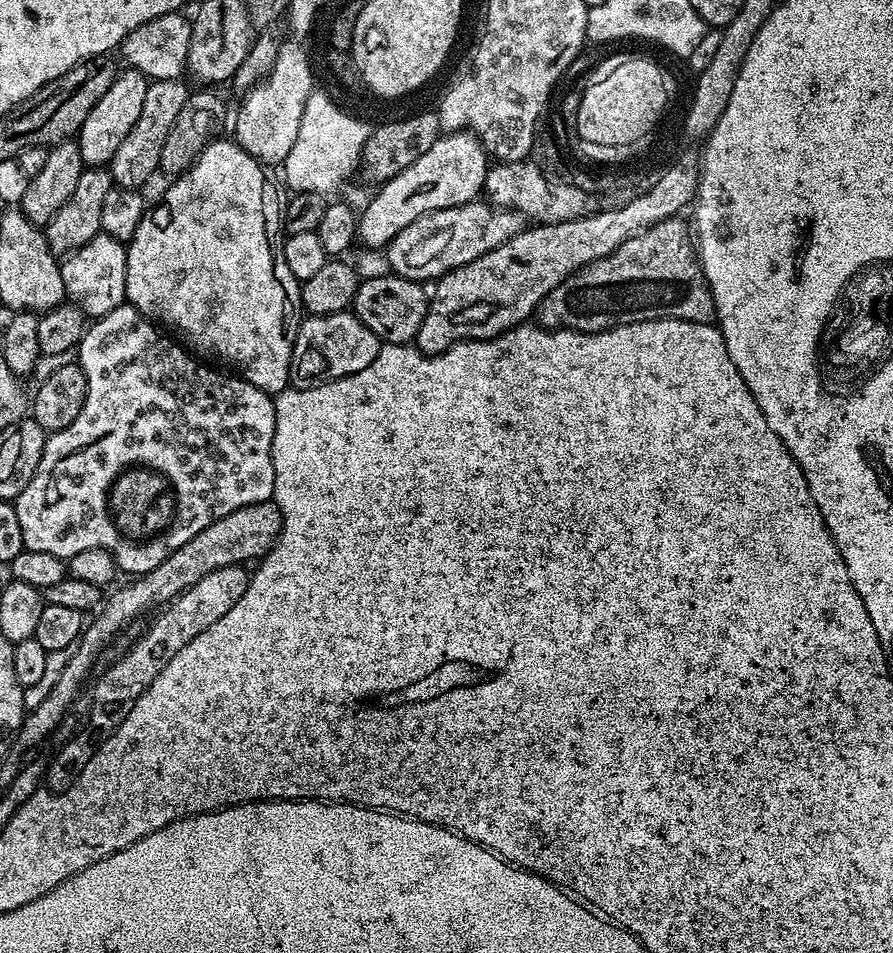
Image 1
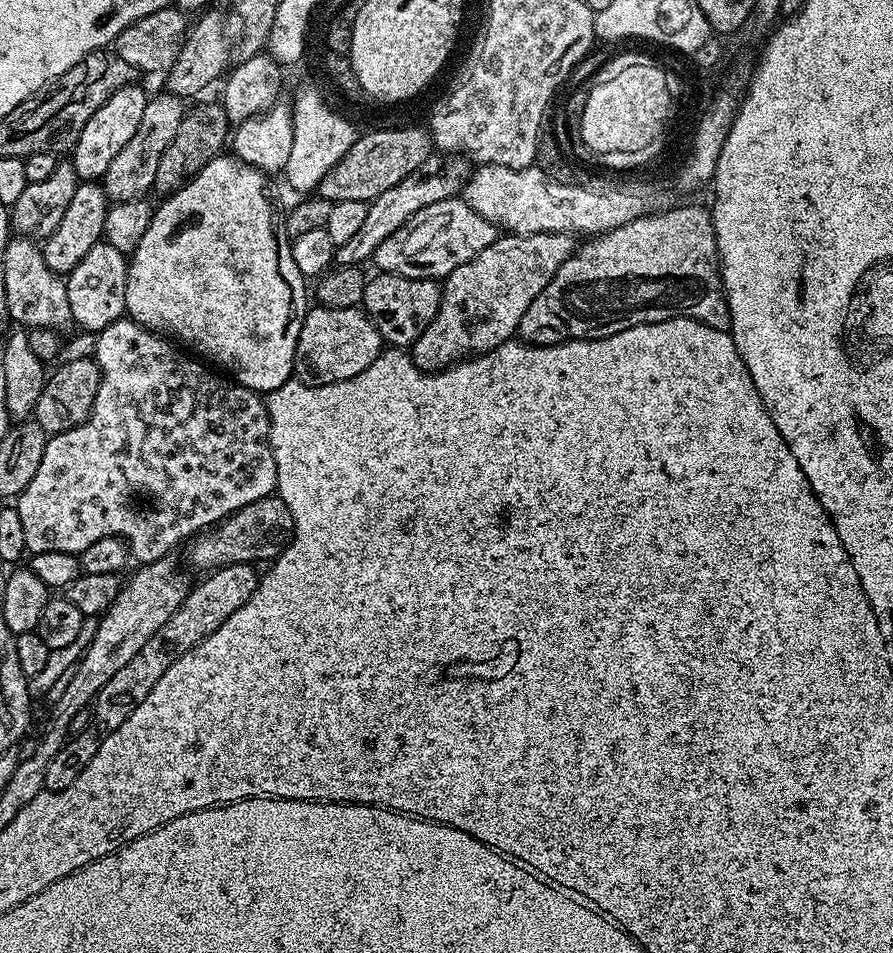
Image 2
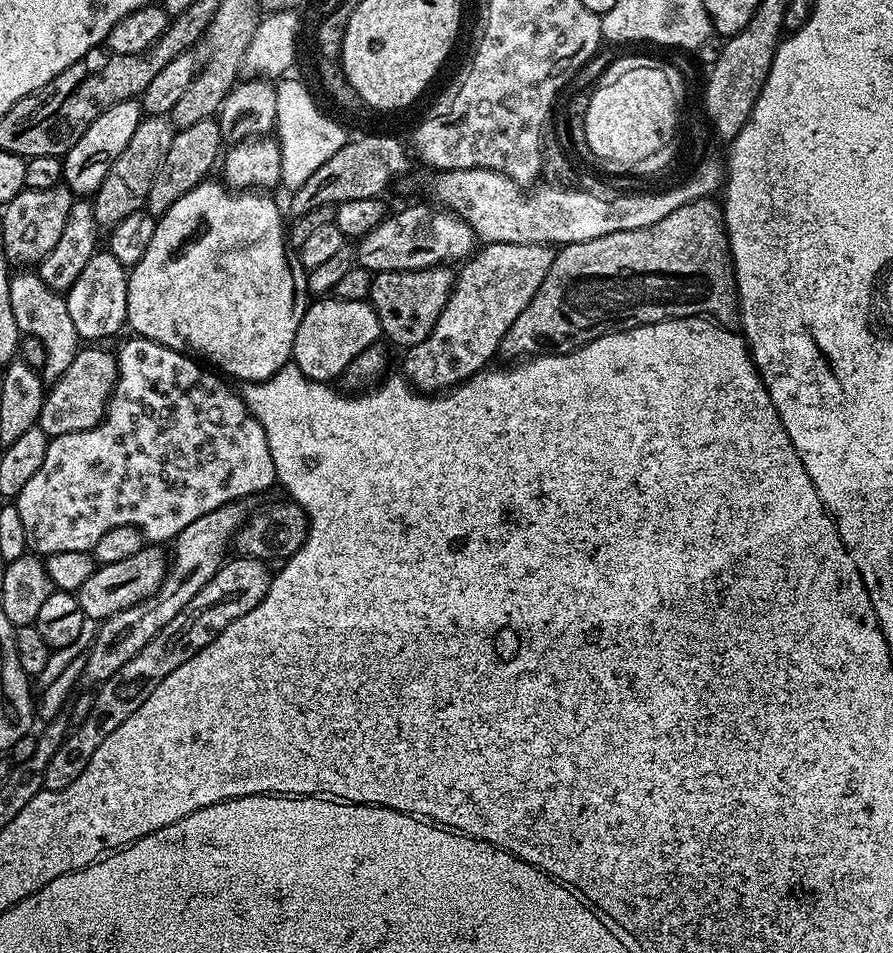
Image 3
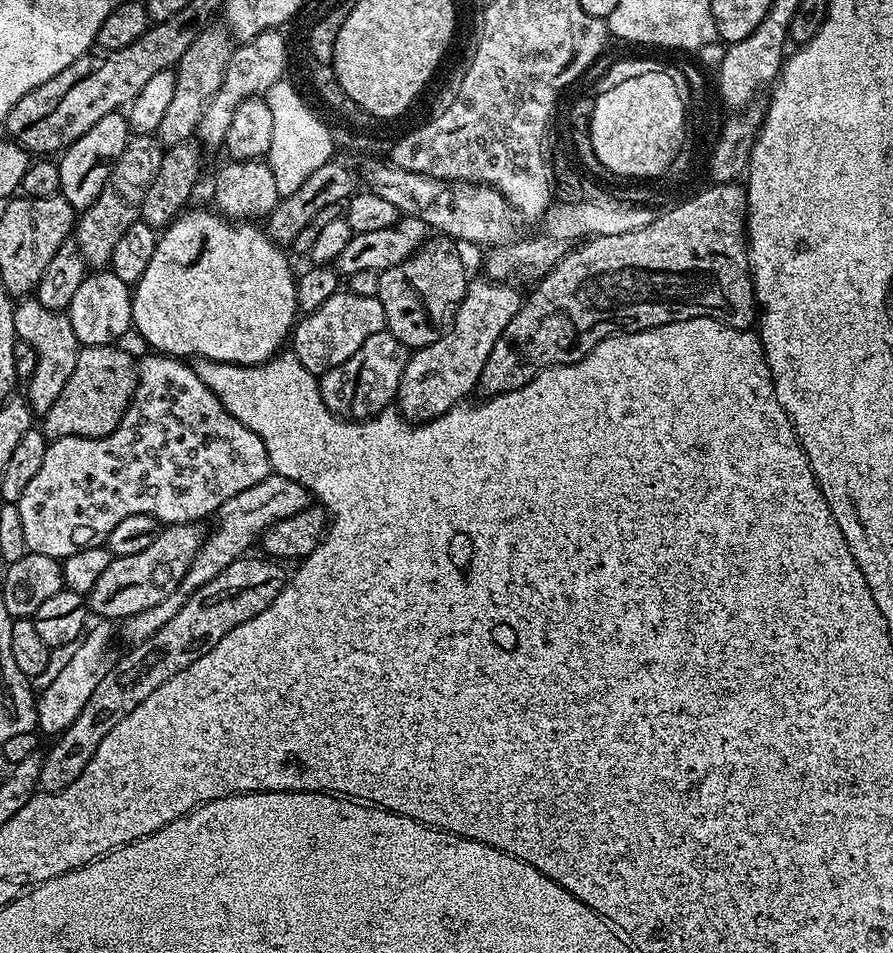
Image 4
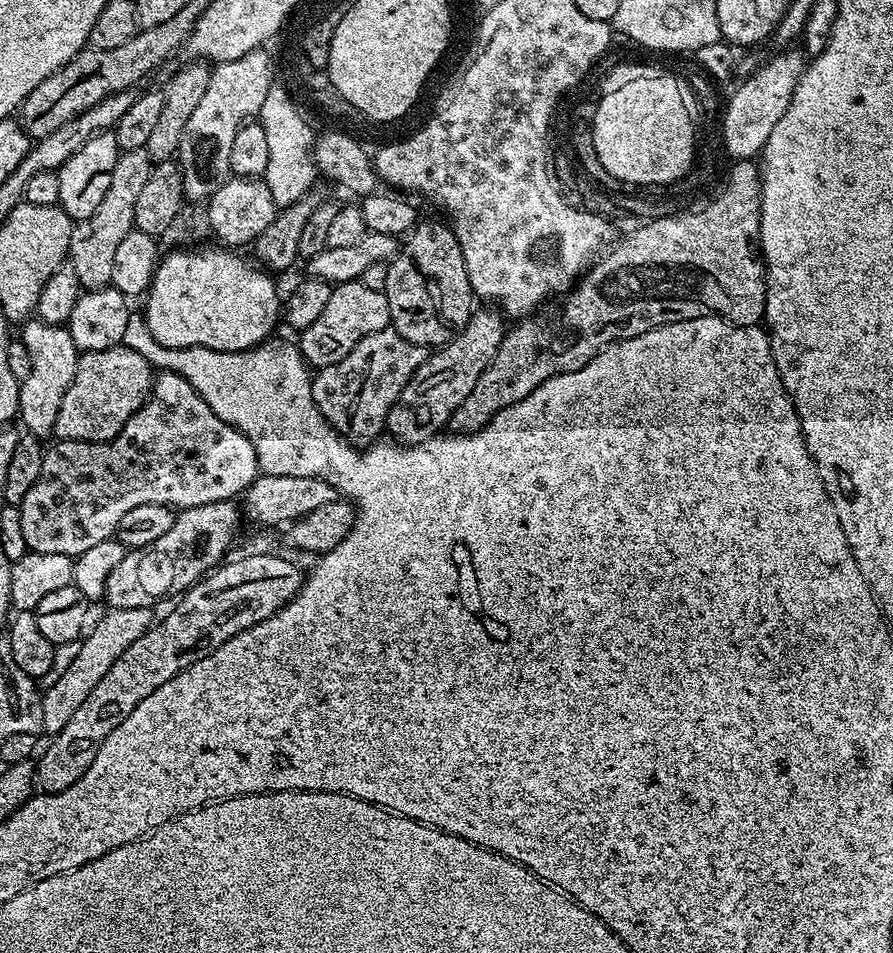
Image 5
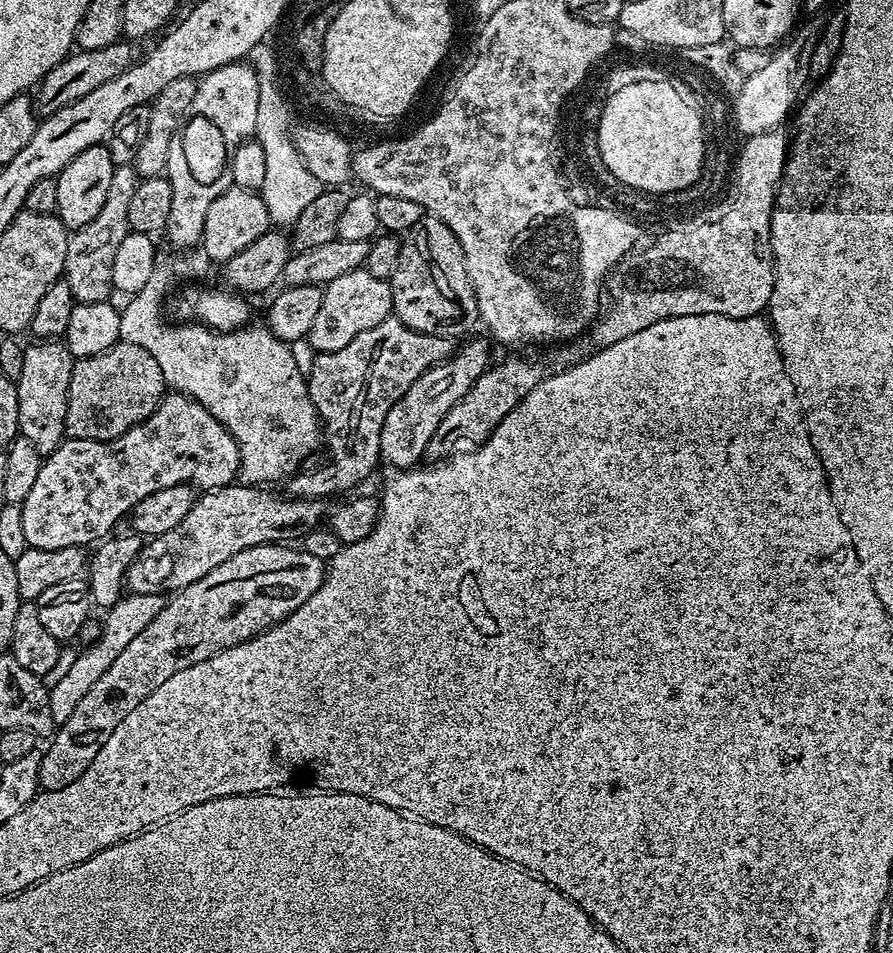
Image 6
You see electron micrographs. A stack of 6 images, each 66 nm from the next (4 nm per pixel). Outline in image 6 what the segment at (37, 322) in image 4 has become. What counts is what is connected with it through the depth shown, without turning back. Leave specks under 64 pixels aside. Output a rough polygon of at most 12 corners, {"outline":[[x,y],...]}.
{"outline":[[60,342],[24,348],[19,435],[43,457],[66,437],[74,357]]}

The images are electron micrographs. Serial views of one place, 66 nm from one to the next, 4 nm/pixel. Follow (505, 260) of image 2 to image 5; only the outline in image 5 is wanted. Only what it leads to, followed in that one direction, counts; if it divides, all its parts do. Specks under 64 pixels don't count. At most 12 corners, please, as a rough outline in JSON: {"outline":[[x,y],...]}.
{"outline":[[488,306],[408,379],[386,421],[421,444],[466,402],[502,342]]}

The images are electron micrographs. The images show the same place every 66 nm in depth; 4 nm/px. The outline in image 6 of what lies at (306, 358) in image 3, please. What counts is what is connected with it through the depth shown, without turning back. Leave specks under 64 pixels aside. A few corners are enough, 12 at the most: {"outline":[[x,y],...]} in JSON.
{"outline":[[334,284],[306,337],[313,353],[342,350],[393,315],[392,289]]}

